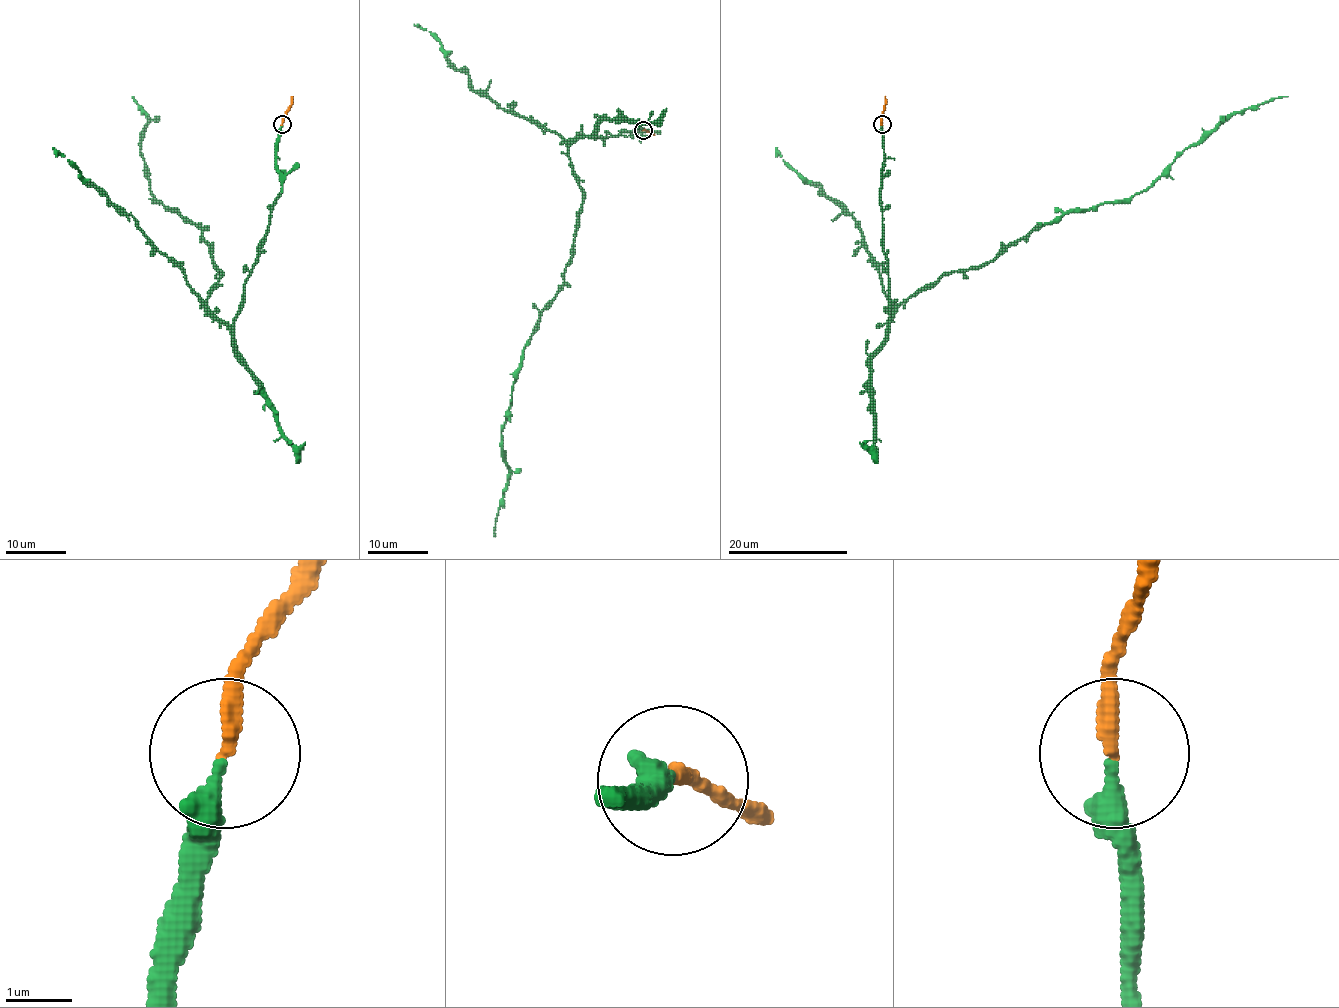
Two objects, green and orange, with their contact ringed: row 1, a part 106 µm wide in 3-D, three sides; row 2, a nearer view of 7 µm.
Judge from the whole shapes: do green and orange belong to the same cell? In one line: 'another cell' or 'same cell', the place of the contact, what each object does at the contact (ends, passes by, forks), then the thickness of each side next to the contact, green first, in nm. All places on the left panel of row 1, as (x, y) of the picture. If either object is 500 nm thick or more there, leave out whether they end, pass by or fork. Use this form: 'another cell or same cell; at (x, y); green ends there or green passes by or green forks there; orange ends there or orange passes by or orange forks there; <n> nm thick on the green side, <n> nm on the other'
same cell; at (282, 124); green ends there; orange ends there; 320 nm thick on the green side, 280 nm on the other

